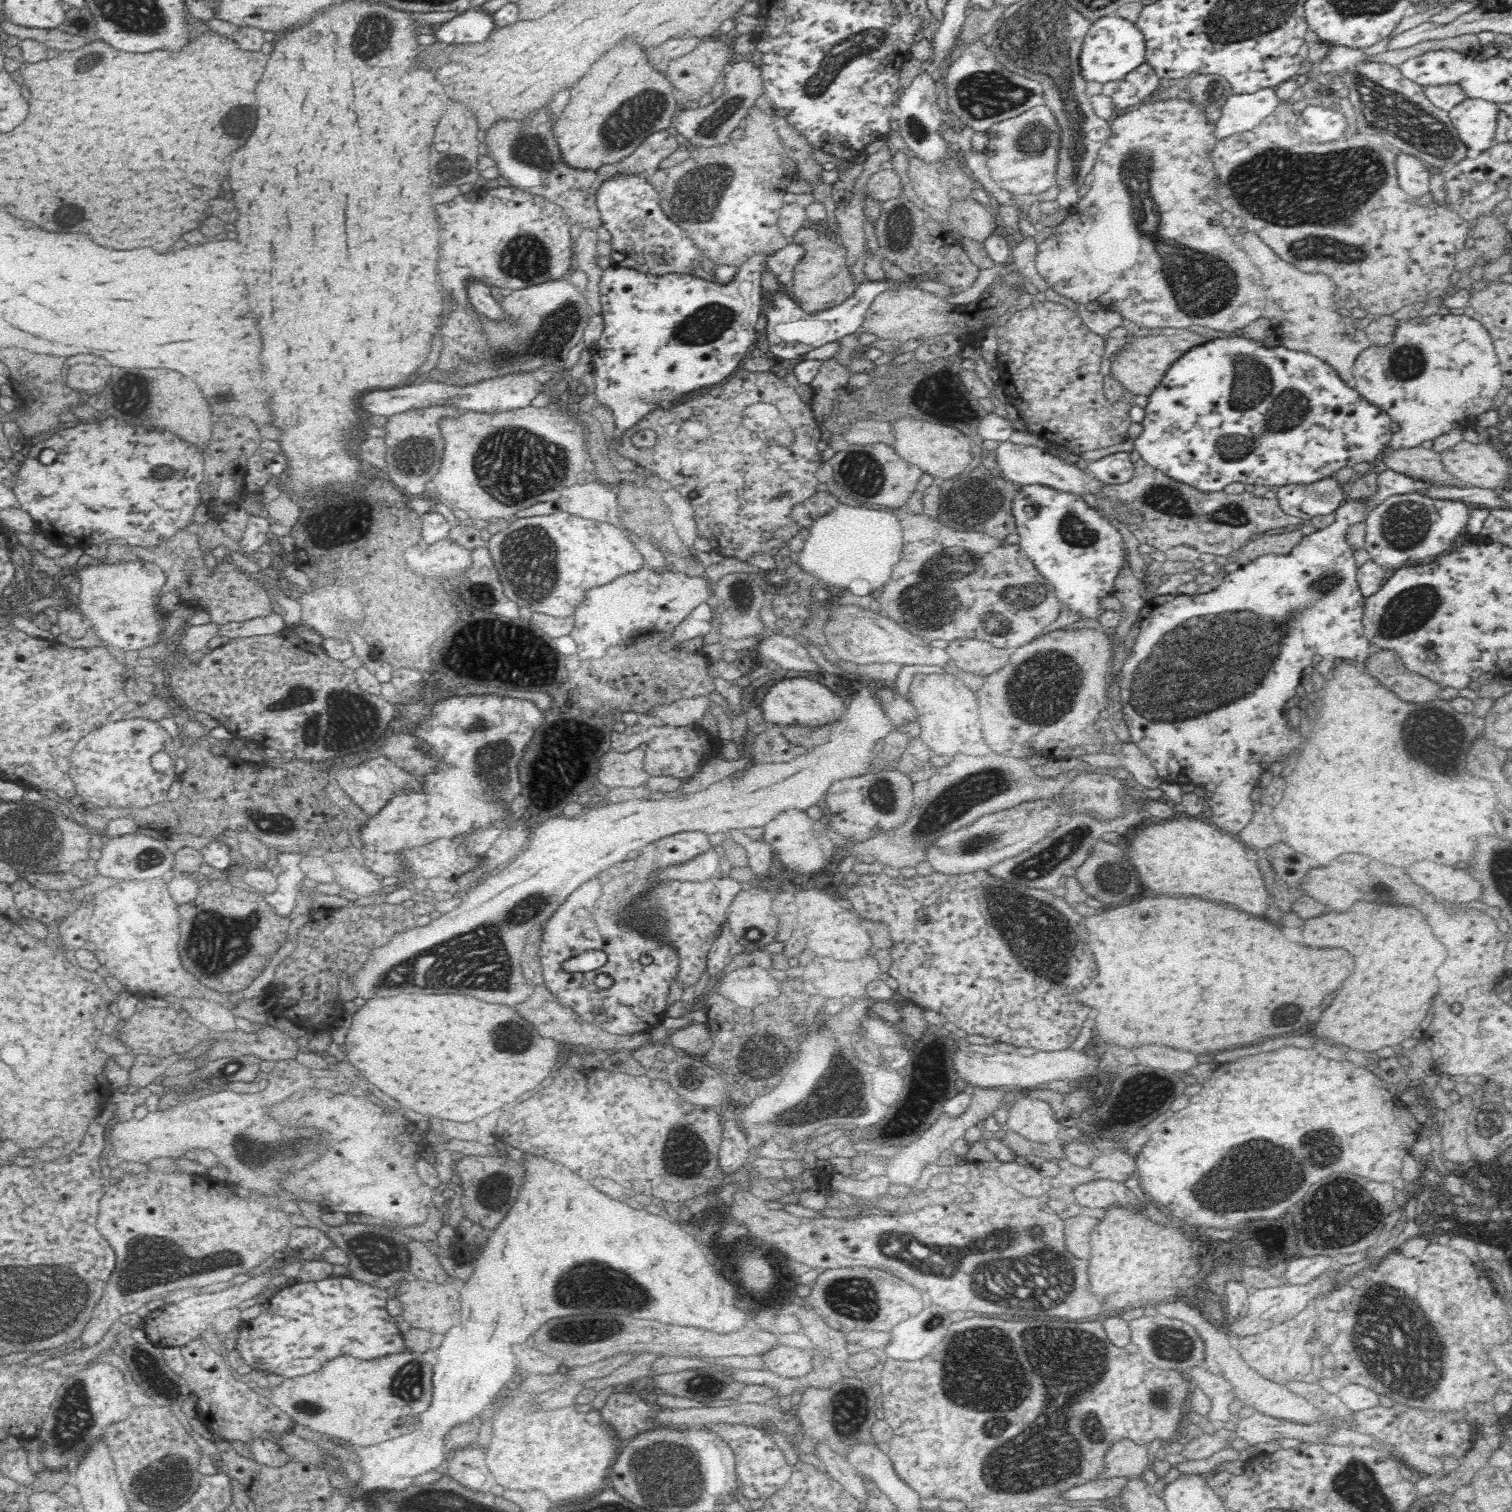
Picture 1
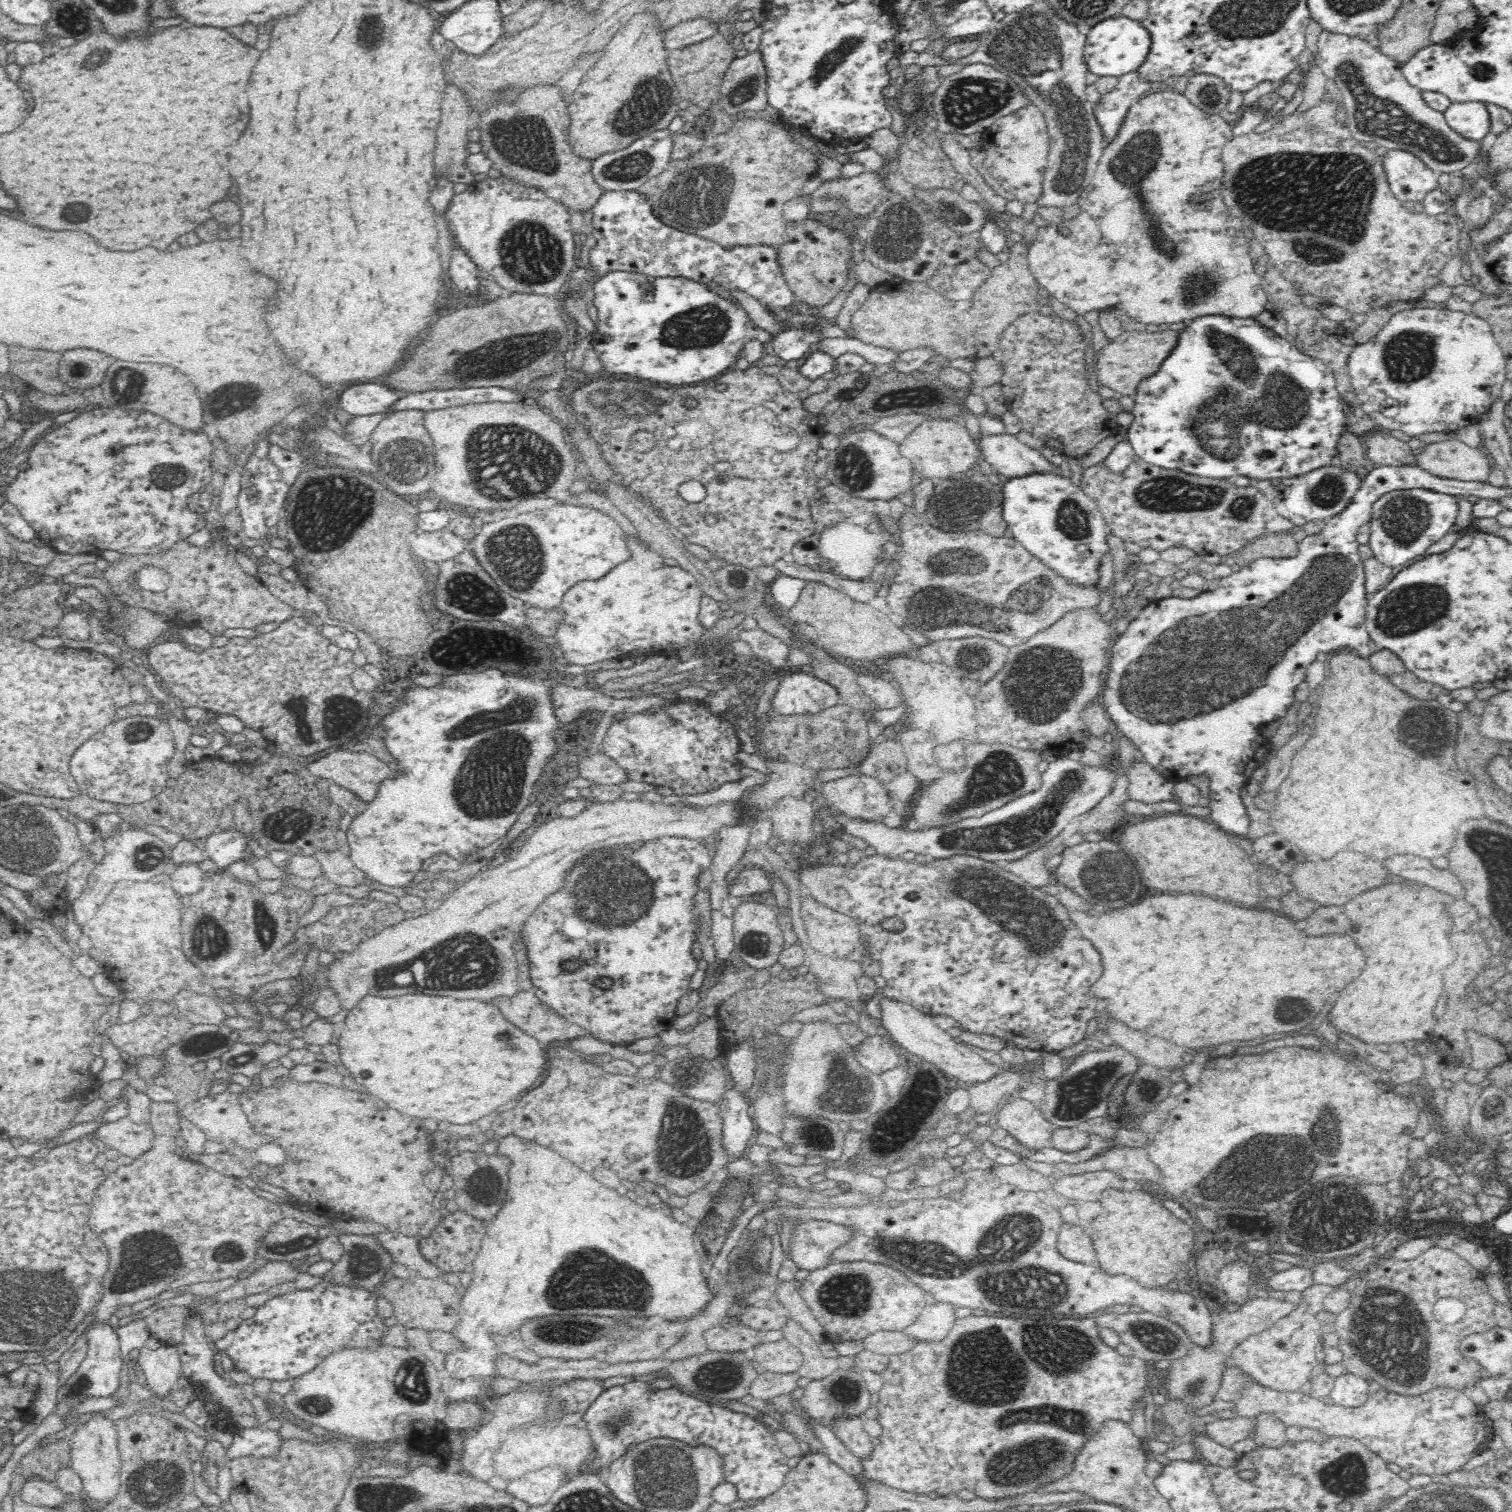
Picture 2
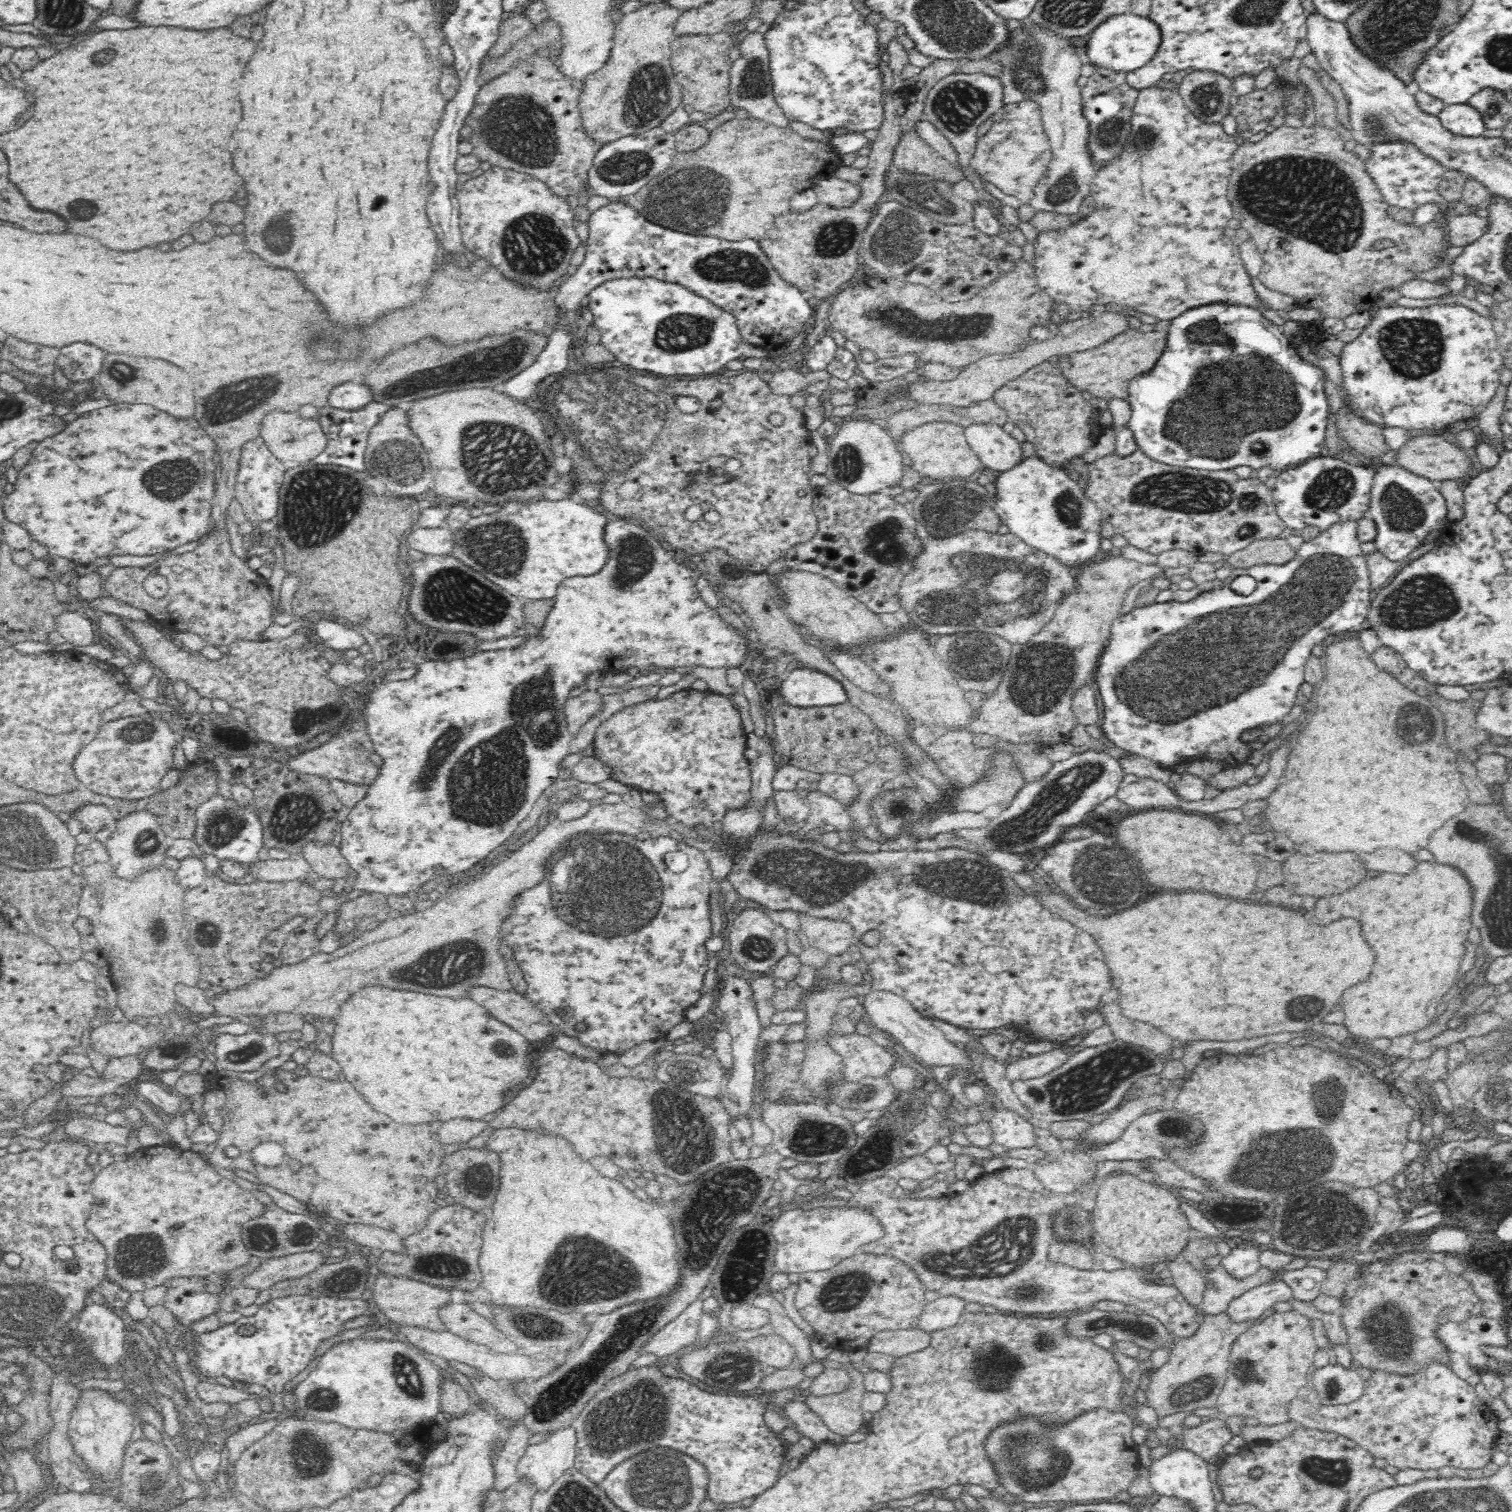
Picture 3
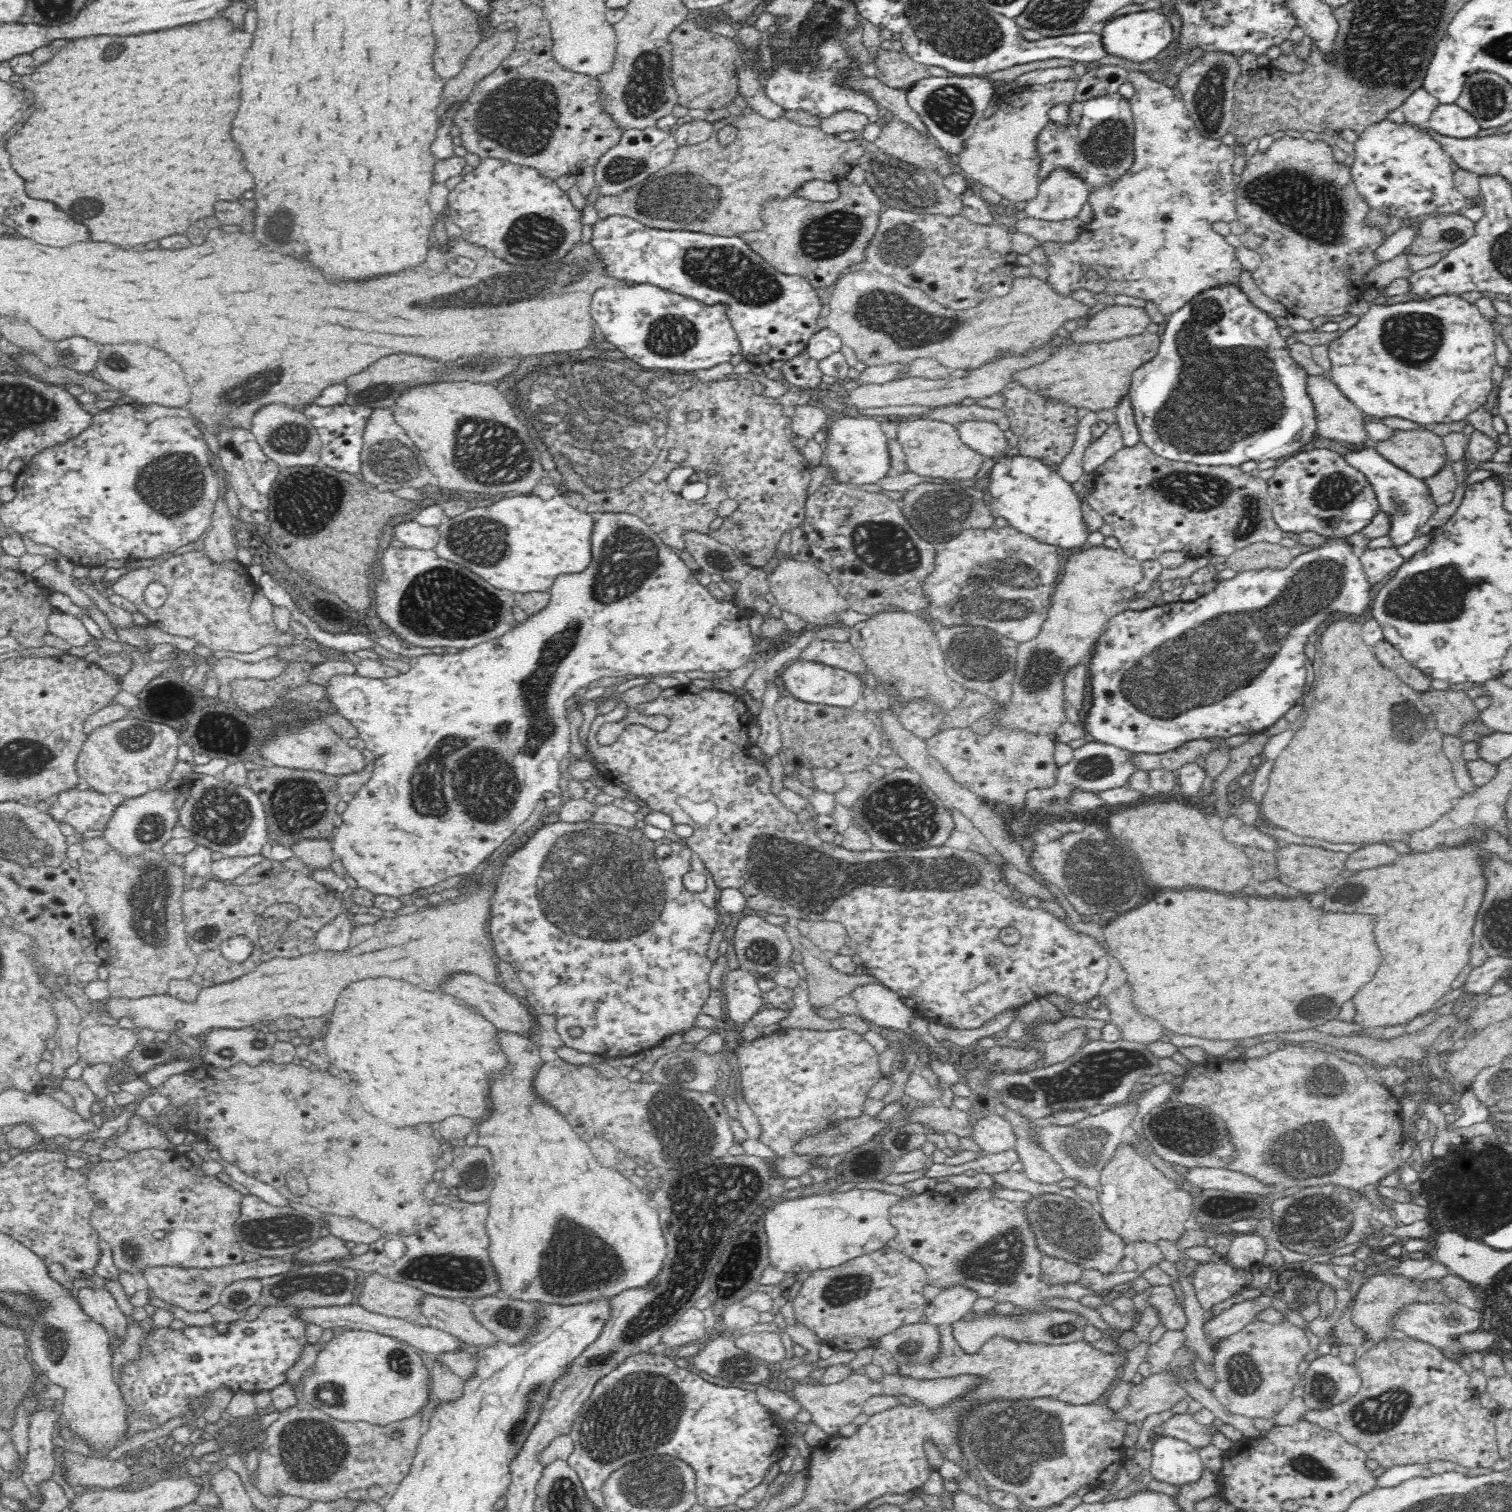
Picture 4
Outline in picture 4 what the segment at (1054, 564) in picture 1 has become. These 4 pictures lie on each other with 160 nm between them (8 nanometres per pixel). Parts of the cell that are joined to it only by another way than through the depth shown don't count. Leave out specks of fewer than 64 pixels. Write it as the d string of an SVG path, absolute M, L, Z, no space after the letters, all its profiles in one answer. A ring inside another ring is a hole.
M1012 455L1000 458L987 475L987 493L989 495L990 508L995 517L1002 517L1008 521L1008 525L1020 530L1026 536L1032 536L1034 540L1042 544L1056 546L1064 552L1080 552L1090 536L1088 524L1082 514L1083 495L1076 493L1070 482L1066 482L1057 469L1051 469L1049 465L1034 457Z

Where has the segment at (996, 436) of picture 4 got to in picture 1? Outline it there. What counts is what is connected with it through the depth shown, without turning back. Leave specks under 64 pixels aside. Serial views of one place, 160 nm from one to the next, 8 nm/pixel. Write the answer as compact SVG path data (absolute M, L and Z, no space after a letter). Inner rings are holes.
M1010 441L1002 442L993 447L996 451L997 466L1004 478L1021 486L1039 484L1058 492L1069 492L1083 497L1088 492L1096 493L1098 491L1096 487L1104 484L1096 478L1090 478L1084 470L1080 470L1080 468L1076 468L1072 464L1064 464L1062 460L1058 460L1056 456L1052 456L1042 448L1024 446L1024 444L1012 444Z

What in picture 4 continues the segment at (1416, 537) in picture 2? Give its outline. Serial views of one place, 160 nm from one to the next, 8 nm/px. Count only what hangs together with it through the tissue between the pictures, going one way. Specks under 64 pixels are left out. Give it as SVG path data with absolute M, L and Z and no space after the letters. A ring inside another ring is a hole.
M1375 448L1342 450L1342 453L1348 463L1365 474L1371 484L1375 499L1379 504L1379 512L1386 515L1388 521L1390 521L1387 534L1390 542L1392 542L1392 548L1400 548L1400 546L1404 546L1404 544L1408 544L1410 540L1416 538L1416 532L1436 514L1439 507L1434 501L1426 481L1412 476L1412 474L1406 472L1406 469L1401 469L1398 465L1386 460L1386 457L1380 455Z

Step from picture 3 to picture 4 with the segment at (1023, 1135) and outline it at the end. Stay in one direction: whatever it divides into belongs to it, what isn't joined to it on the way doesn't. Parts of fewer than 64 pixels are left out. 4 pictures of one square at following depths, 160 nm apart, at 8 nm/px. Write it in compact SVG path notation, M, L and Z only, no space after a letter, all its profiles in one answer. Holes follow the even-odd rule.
M989 1114L978 1120L972 1130L972 1140L978 1144L980 1150L996 1154L1016 1146L1016 1131L1006 1116Z

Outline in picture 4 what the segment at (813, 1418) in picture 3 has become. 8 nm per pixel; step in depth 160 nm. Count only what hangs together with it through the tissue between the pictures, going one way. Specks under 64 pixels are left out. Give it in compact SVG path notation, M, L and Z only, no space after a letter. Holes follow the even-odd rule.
M771 1382L758 1384L753 1389L762 1405L786 1421L795 1418L798 1412L803 1409L801 1403L793 1396L774 1390L774 1385Z

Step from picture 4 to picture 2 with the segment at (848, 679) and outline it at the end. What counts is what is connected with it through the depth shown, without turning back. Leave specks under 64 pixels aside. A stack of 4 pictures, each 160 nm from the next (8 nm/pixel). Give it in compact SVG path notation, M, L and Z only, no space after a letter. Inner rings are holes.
M796 672L782 677L772 696L772 714L818 714L840 703L838 691L812 674Z

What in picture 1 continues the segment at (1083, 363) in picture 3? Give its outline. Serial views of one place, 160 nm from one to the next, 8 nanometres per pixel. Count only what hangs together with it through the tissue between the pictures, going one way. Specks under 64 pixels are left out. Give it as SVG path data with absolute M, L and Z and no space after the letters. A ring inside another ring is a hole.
M1136 330L1136 340L1132 344L1123 346L1122 354L1118 354L1116 358L1111 356L1111 371L1113 376L1125 387L1136 392L1138 395L1150 397L1164 382L1170 368L1178 363L1178 360L1190 352L1192 348L1200 346L1200 344L1208 344L1212 342L1213 334L1207 336L1192 331L1184 330L1174 335L1149 335L1145 332Z

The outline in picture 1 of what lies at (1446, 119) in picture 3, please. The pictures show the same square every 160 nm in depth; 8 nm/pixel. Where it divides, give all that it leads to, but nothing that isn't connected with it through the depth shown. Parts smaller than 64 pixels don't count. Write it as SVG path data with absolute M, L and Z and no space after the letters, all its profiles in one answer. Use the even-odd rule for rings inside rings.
M1470 97L1449 111L1469 154L1482 153L1495 142L1498 114L1495 103Z

